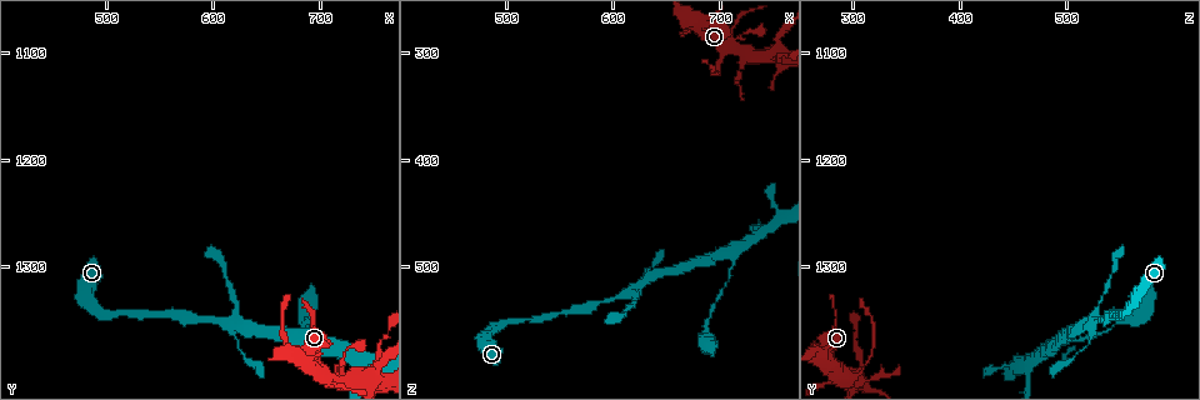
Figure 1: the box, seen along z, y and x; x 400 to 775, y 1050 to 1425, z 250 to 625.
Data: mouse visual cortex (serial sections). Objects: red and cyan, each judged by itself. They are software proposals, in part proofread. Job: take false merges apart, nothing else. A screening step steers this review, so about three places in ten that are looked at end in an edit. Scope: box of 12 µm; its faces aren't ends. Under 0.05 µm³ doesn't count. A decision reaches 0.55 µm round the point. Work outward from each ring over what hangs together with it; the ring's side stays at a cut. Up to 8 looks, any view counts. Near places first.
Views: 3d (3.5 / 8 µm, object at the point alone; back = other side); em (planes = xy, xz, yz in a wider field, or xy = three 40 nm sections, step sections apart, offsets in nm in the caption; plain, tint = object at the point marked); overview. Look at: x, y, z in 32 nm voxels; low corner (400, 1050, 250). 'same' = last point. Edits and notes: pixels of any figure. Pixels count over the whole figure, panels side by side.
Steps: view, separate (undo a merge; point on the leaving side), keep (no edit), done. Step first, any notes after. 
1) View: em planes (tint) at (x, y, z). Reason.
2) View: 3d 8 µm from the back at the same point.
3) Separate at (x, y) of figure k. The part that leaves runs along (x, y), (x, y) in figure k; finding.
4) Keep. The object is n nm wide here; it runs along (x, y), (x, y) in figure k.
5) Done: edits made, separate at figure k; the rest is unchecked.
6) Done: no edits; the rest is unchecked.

View: 3d 3.5 µm from the back at (614, 1350, 526). Thick turns thin.

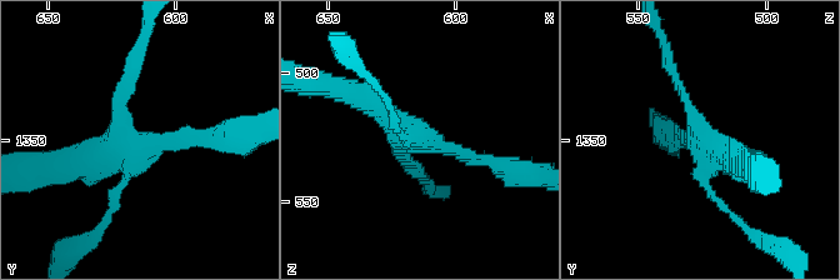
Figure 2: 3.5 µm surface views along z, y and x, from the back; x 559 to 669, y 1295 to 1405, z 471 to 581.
Keep. It runs along (496, 164), (420, 139), (355, 94) in figure 2; all the same cell.

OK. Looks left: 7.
View: 3d 3.5 µm at (712, 1376, 484). Two arms in line, one across.

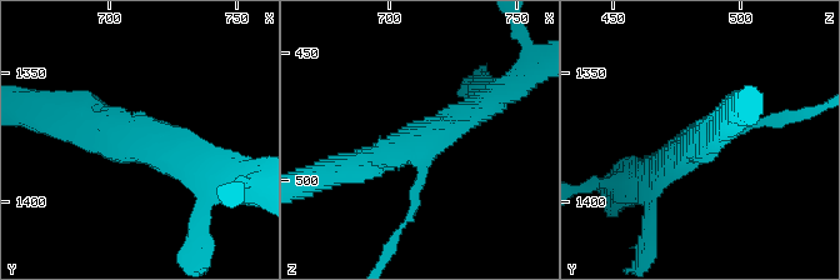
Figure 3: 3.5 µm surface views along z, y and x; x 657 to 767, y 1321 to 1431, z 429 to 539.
View: em xy step 1 (tint) at (712, 1375, 486). 3 arms meet here; the arms are 150, 350, 350 nm wide; now the EM.

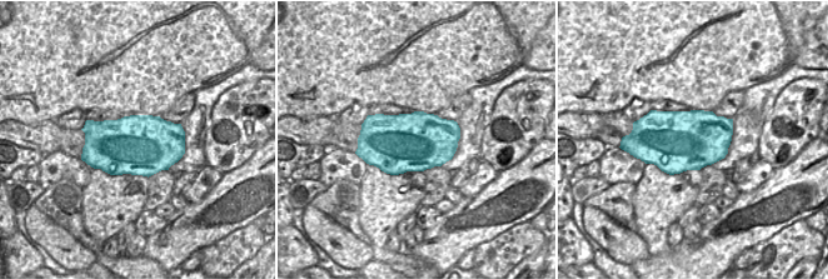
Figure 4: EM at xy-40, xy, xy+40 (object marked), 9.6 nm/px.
Keep. It runs along (345, 169), (421, 144), (486, 103) in figure 3; continuous, no second cell.

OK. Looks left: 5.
View: 3d 3.5 µm at (704, 1400, 292). Small branch off a trunk.

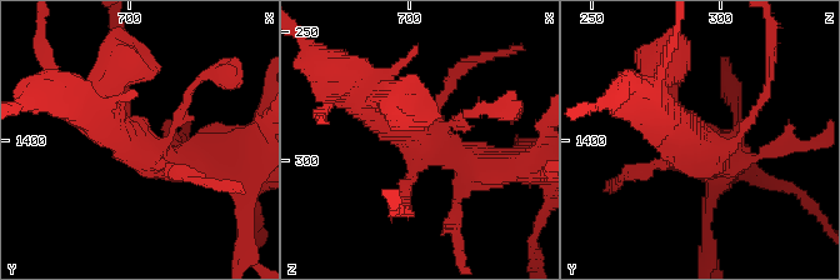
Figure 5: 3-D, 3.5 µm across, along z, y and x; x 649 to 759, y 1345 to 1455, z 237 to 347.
View: em planes (tint) at (704, 1403, 292).

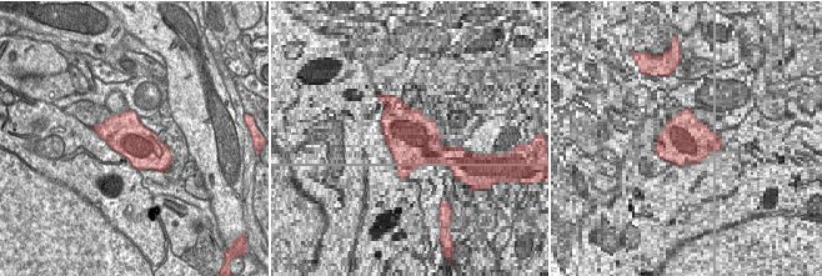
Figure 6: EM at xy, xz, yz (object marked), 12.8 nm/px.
Keep. It runs along (376, 94), (423, 139), (500, 168) in figure 5; one cell here.

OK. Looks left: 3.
Done: no edits; the rest is unchecked.

